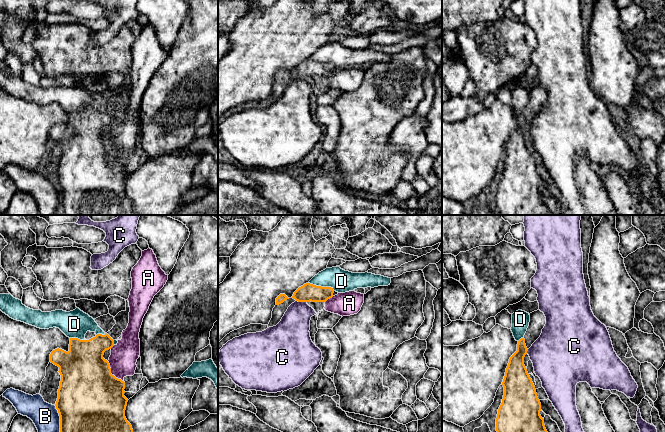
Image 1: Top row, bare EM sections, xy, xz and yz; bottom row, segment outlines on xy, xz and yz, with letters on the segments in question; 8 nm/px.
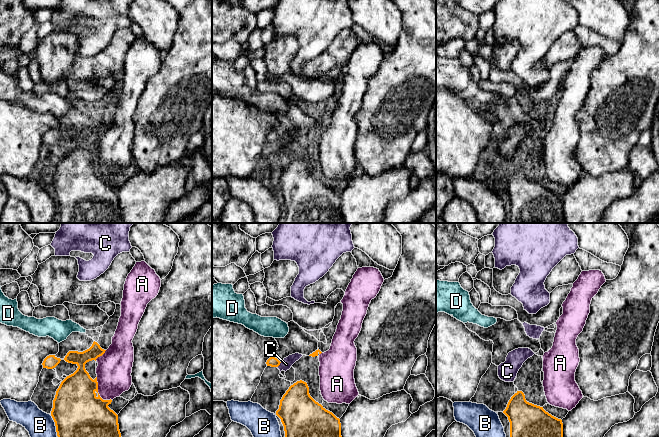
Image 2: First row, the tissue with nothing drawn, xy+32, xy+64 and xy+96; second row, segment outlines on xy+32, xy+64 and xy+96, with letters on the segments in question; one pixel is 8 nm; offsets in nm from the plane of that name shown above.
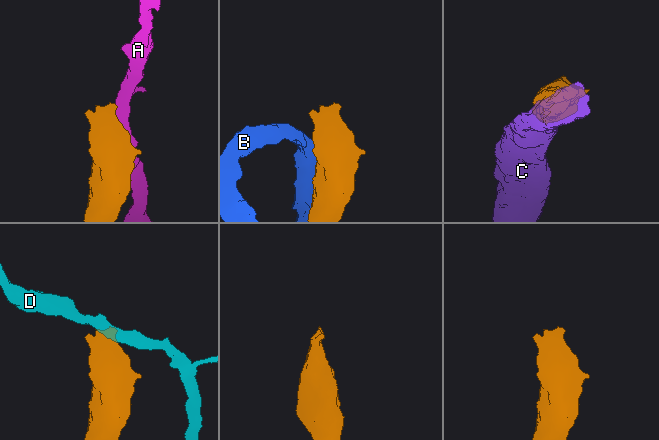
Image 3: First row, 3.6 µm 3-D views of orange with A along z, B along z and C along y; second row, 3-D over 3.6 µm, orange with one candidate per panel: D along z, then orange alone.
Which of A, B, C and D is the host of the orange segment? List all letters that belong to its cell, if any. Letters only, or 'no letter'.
no letter

